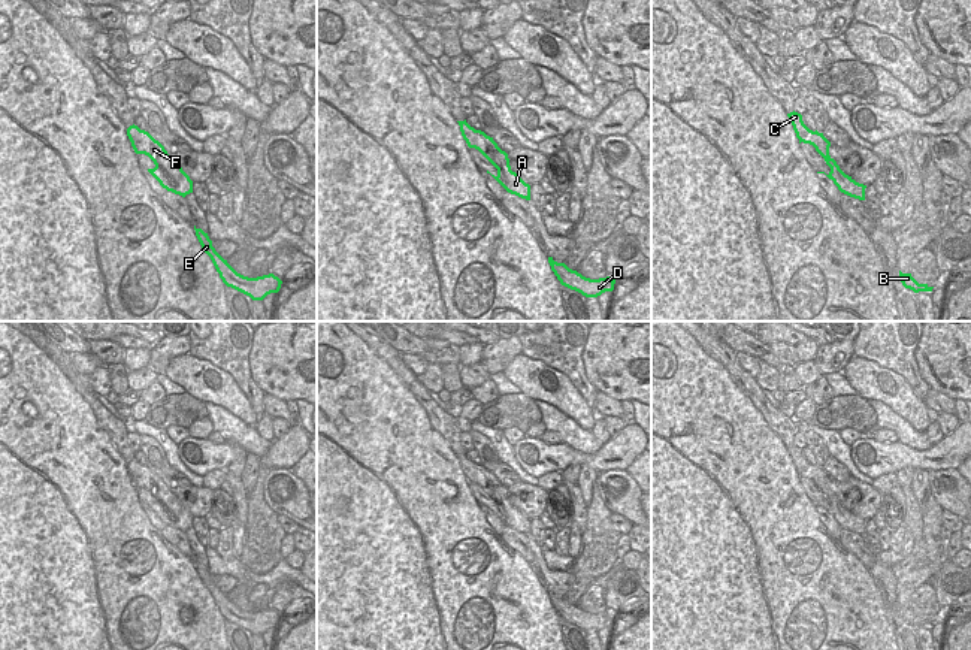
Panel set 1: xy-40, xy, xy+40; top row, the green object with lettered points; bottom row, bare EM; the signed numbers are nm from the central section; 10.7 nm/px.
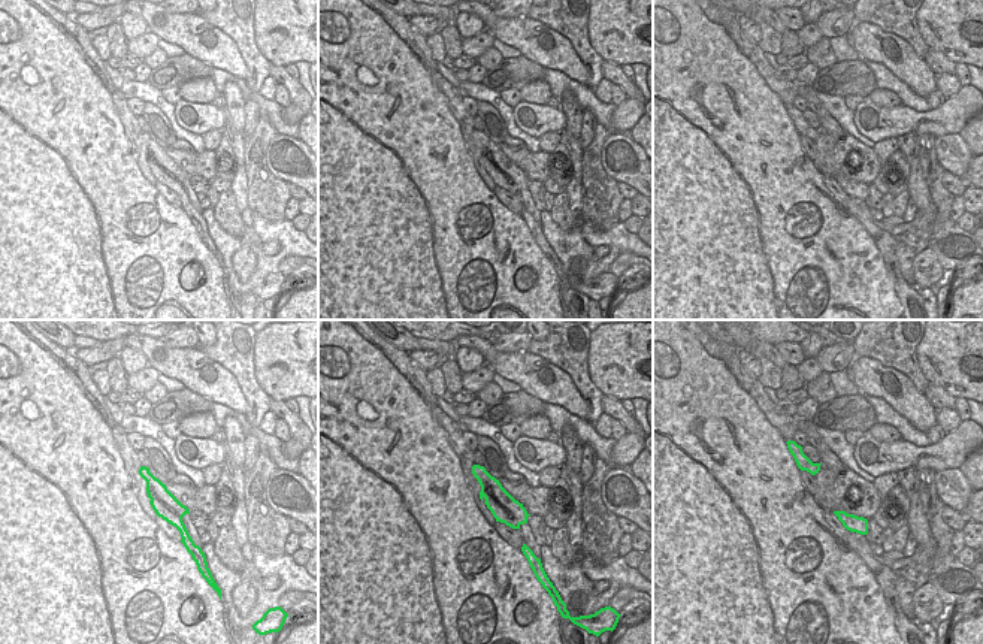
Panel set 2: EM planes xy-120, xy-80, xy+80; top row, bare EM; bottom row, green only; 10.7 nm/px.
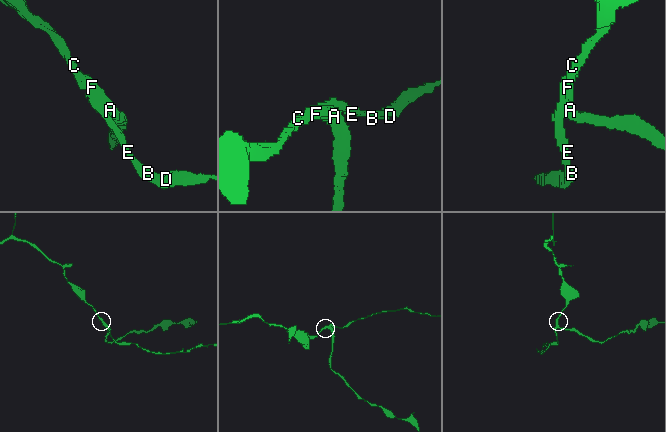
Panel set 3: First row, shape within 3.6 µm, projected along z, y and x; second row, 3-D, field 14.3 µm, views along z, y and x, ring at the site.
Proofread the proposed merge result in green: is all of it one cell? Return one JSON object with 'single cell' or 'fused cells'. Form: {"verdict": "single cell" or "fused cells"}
{"verdict": "fused cells"}

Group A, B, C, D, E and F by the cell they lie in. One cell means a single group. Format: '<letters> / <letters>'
A C F / B D E

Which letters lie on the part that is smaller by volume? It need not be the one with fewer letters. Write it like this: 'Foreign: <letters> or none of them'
Foreign: B, D, E

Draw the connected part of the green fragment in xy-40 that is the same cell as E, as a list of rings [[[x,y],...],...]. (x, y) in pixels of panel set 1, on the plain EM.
[[[194,560],[194,565],[202,583],[211,592],[217,607],[220,608],[220,613],[227,622],[232,622],[249,631],[252,635],[263,635],[267,629],[279,626],[282,616],[278,611],[275,611],[273,608],[269,608],[269,610],[263,610],[257,613],[248,613],[238,608],[227,598],[227,595],[224,595],[215,586],[208,568],[205,568],[202,563],[197,563],[196,560]]]

